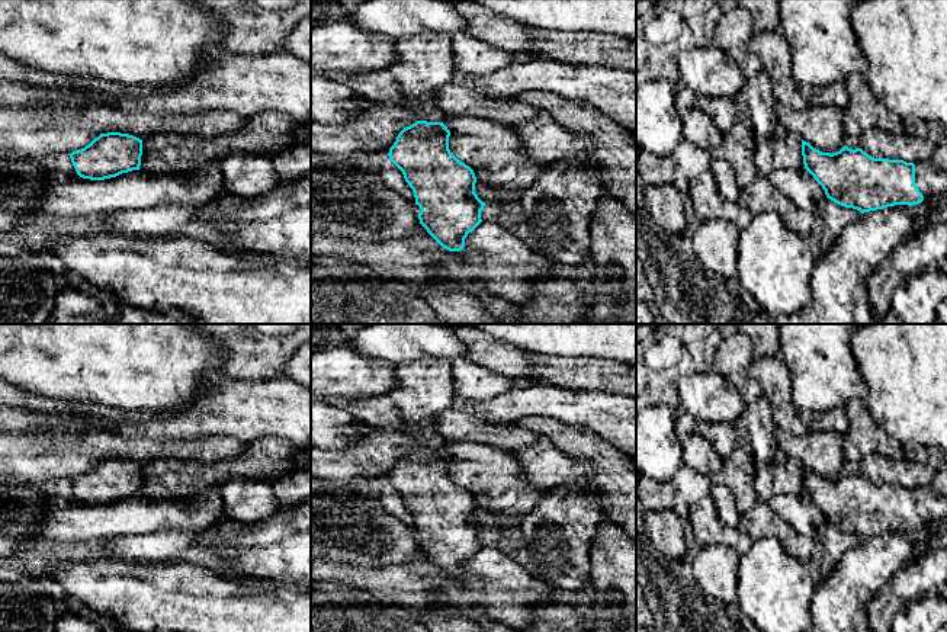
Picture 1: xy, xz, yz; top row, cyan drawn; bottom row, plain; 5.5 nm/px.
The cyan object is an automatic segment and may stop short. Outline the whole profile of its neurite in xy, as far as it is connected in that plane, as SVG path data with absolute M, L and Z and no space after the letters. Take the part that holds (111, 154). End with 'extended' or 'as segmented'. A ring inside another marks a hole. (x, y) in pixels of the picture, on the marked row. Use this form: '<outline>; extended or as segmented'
M121 132L100 134L89 145L68 155L80 177L105 180L139 170L142 139Z; as segmented

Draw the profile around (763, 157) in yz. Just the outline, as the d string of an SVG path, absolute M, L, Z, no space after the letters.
M779 128L771 138L757 141L754 161L758 174L767 177L773 170L779 169L803 170L800 135Z

